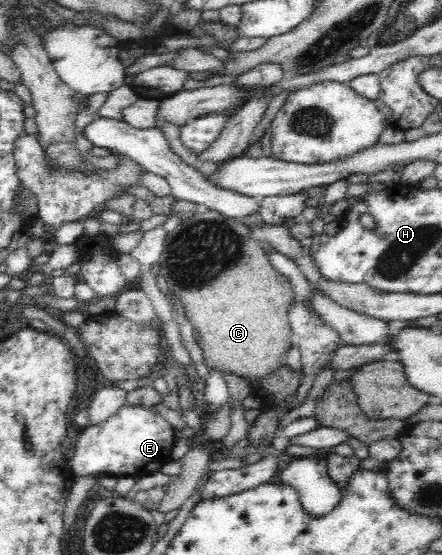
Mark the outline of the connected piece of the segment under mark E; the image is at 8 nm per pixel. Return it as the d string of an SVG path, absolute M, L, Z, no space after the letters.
M123 405L108 419L85 427L77 437L76 451L69 459L75 476L145 476L160 471L172 460L176 431L168 420L151 409L152 405Z

